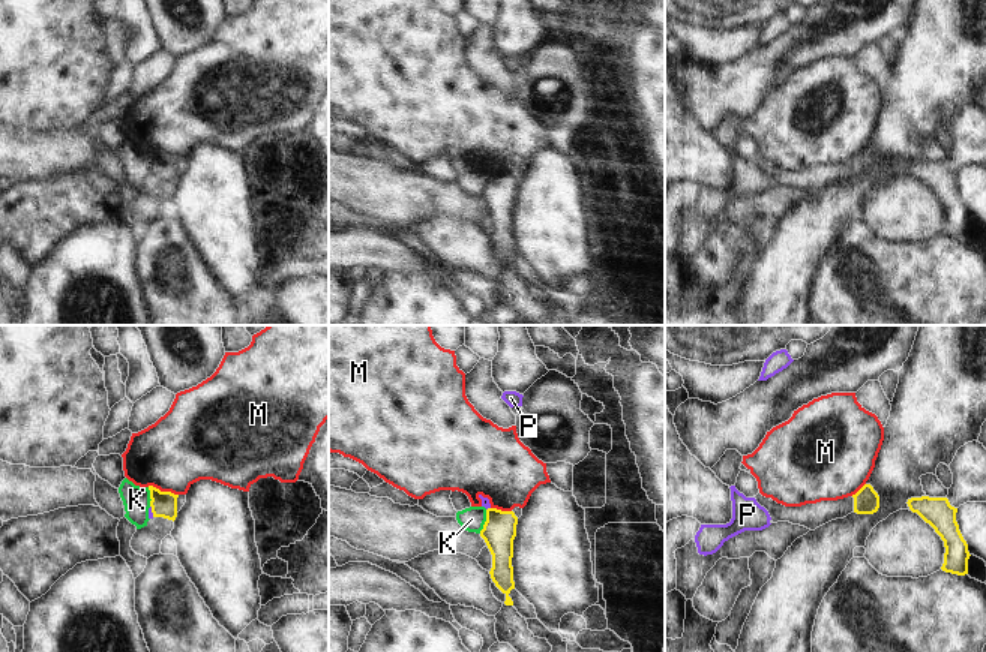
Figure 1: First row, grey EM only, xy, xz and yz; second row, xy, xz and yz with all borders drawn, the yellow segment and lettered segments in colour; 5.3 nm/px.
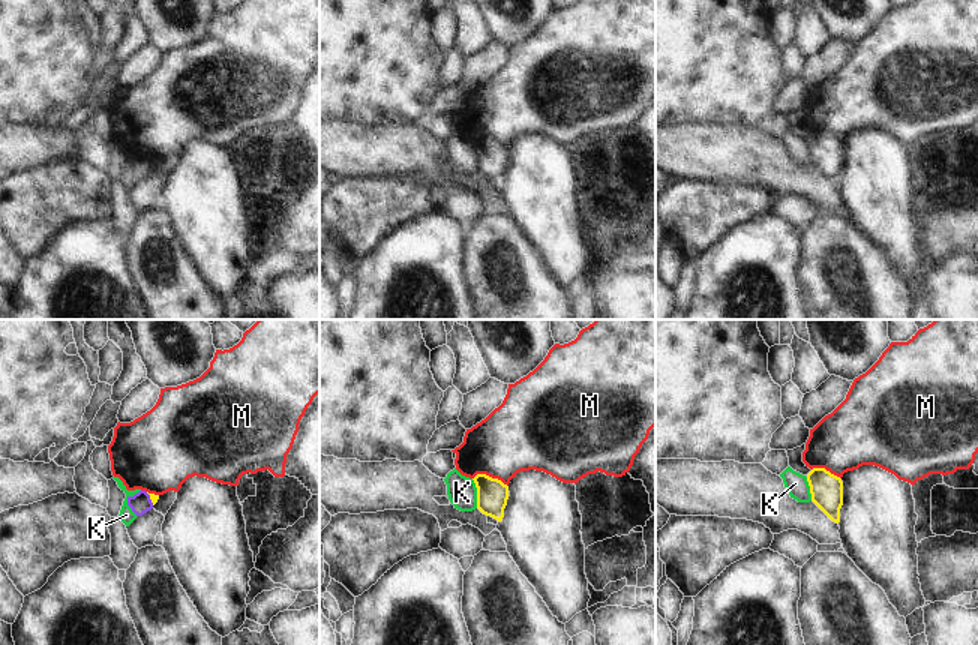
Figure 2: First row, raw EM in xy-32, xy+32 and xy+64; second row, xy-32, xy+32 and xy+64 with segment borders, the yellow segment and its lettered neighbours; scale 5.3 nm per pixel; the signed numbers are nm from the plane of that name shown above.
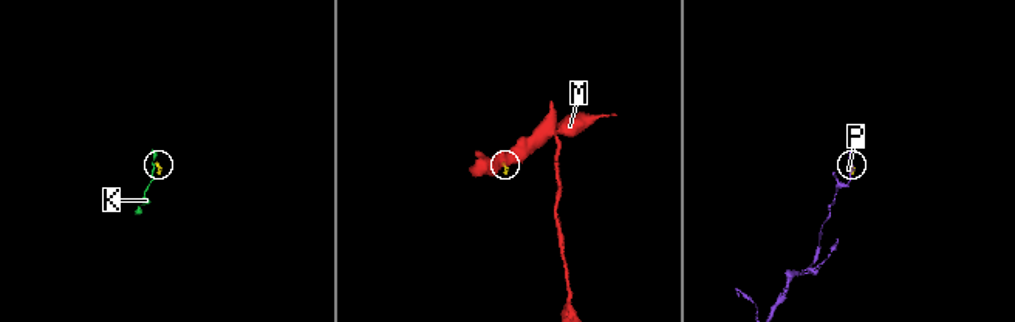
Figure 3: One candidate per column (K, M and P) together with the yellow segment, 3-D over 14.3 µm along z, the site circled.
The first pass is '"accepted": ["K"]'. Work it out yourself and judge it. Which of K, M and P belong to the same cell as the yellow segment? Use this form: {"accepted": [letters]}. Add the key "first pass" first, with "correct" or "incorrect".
{"first pass": "incorrect", "accepted": []}

